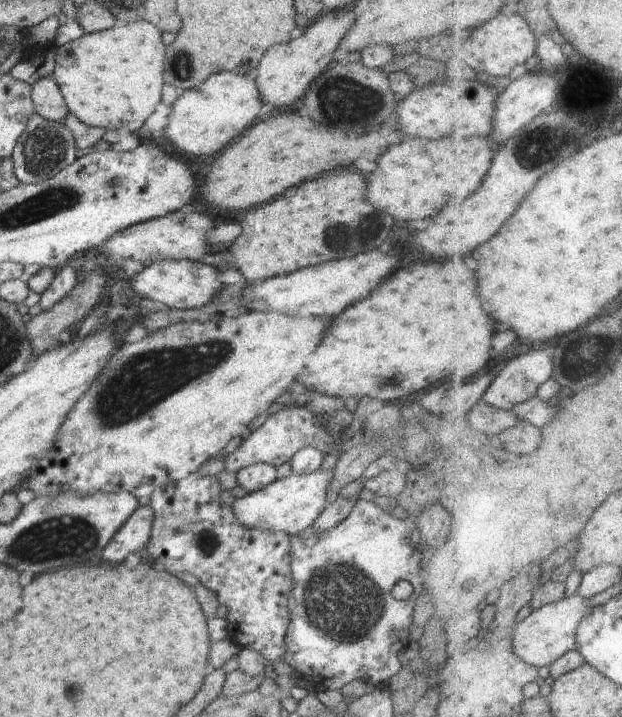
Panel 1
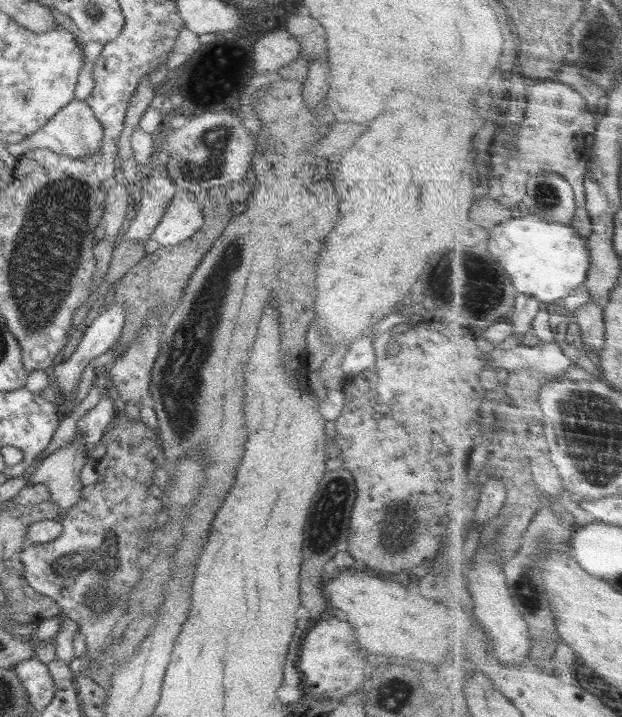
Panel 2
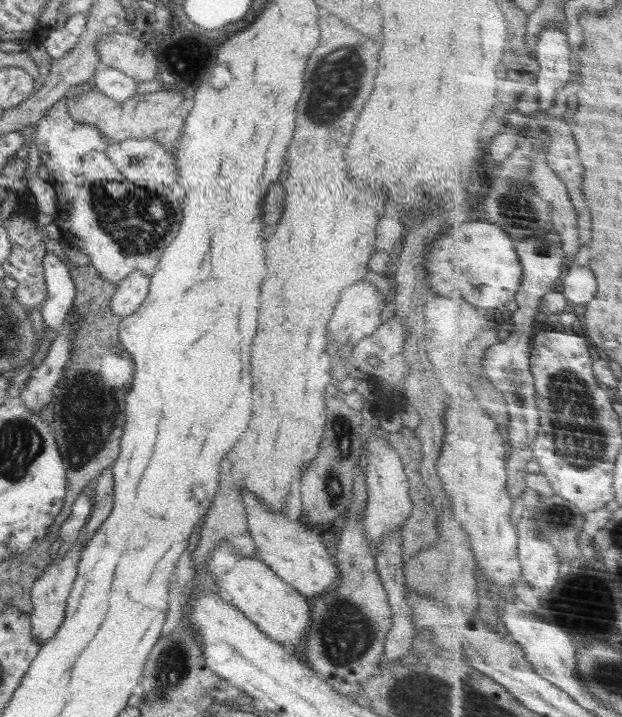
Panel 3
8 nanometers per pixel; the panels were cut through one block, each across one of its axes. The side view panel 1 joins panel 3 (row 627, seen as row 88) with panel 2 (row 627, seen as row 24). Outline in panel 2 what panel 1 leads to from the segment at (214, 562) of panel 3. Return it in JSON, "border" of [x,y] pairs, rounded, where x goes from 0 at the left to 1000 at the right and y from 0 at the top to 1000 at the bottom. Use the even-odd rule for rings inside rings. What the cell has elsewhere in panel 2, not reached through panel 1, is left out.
{"border":[[[535,854],[518,859],[502,874],[498,874],[487,888],[487,895],[479,909],[477,934],[492,951],[502,960],[505,968],[527,975],[547,976],[558,968],[568,967],[576,961],[582,962],[593,955],[595,950],[588,948],[585,930],[588,926],[588,908],[577,901],[568,873],[547,861],[540,861]]]}

